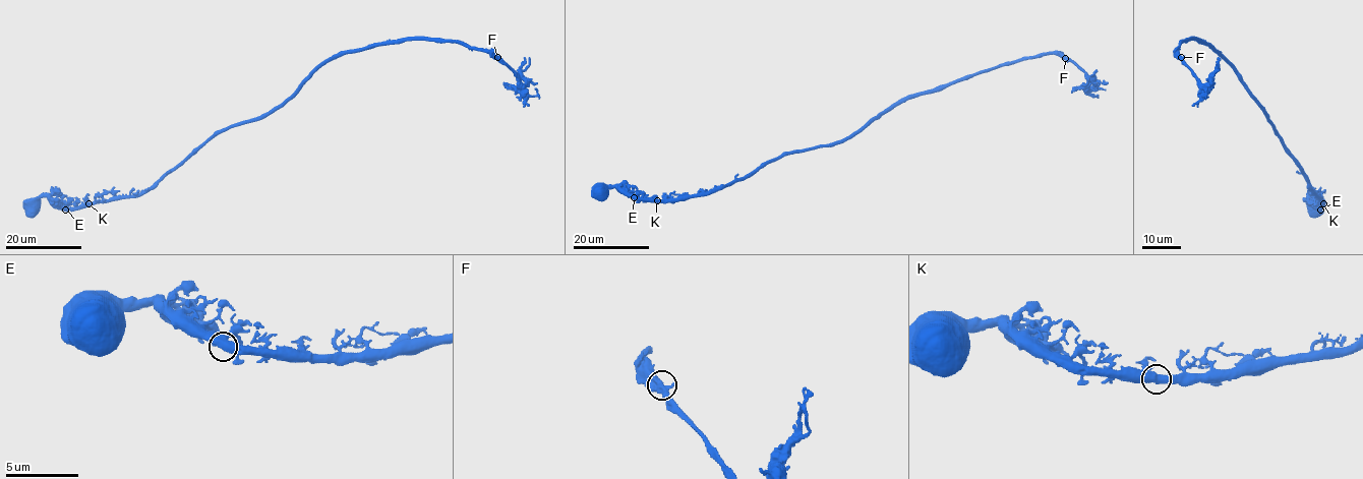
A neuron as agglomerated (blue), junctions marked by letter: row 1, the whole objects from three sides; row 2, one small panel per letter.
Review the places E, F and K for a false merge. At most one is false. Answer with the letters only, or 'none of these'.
none of these

